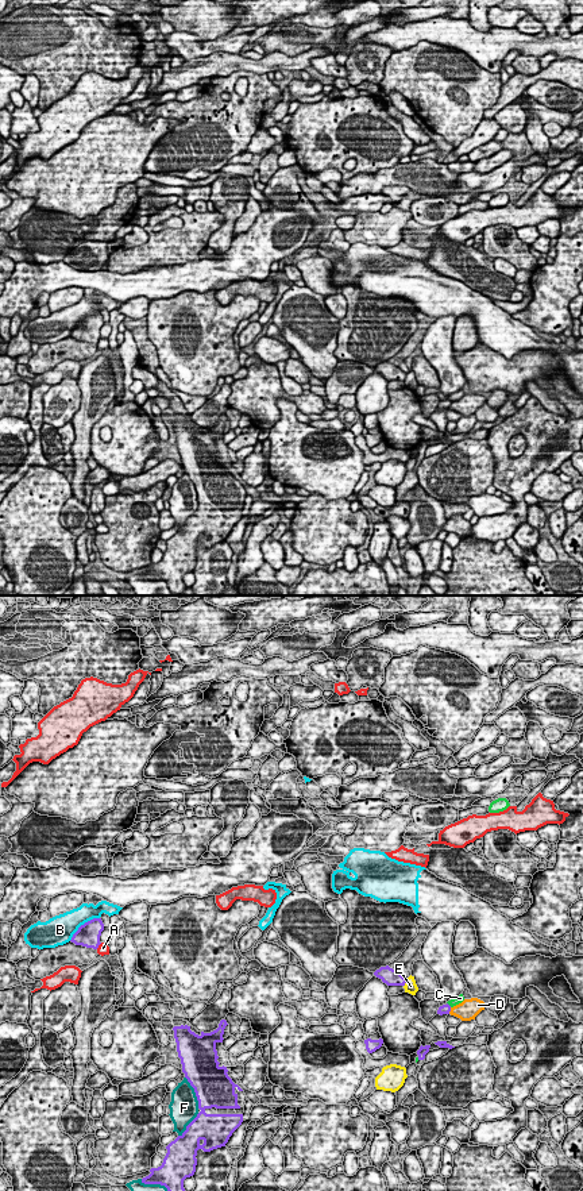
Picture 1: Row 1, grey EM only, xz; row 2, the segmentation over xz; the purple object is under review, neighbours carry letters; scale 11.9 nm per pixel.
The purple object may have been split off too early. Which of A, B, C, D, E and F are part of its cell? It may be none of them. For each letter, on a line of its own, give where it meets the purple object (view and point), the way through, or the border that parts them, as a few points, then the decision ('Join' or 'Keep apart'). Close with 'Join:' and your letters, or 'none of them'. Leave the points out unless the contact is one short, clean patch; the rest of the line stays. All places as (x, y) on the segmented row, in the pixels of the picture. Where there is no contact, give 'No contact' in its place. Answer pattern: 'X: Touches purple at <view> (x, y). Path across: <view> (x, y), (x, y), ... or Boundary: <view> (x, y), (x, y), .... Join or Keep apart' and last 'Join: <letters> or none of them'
A: Touches purple at xz (99, 944). Keep apart
B: Touches purple at xz (84, 924). Keep apart
C: Touches purple at xz (448, 1005). Keep apart
D: Touches purple at xz (450, 1010). Keep apart
E: Touches purple at xz (405, 982). Keep apart
F: Touches purple at xz (195, 1091). Keep apart
Join: none of them

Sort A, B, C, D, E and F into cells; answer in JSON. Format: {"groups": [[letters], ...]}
{"groups": [["A"], ["B"], ["C"], ["D"], ["E"], ["F"]]}

